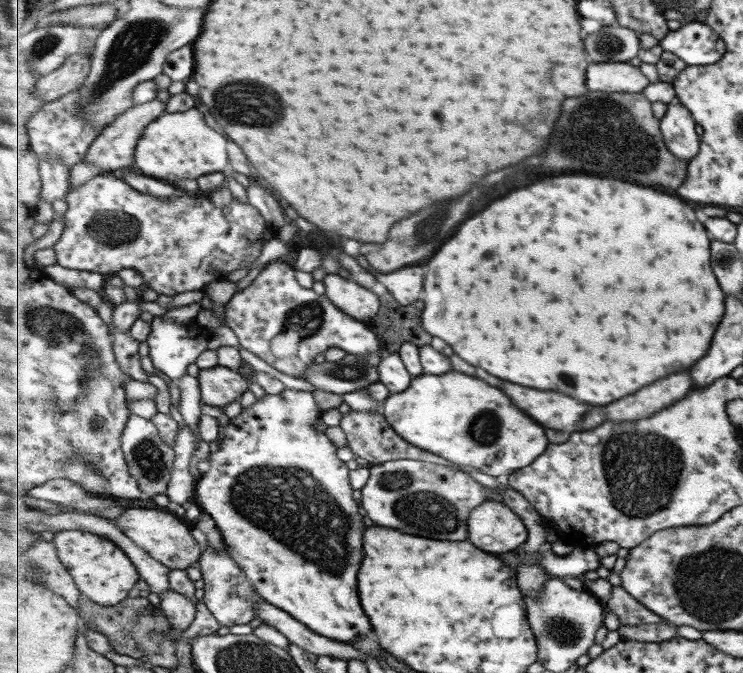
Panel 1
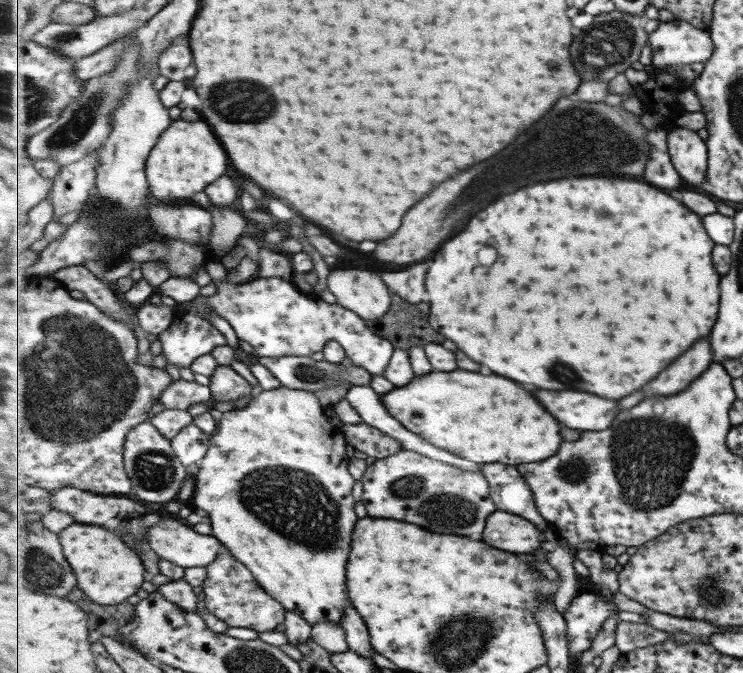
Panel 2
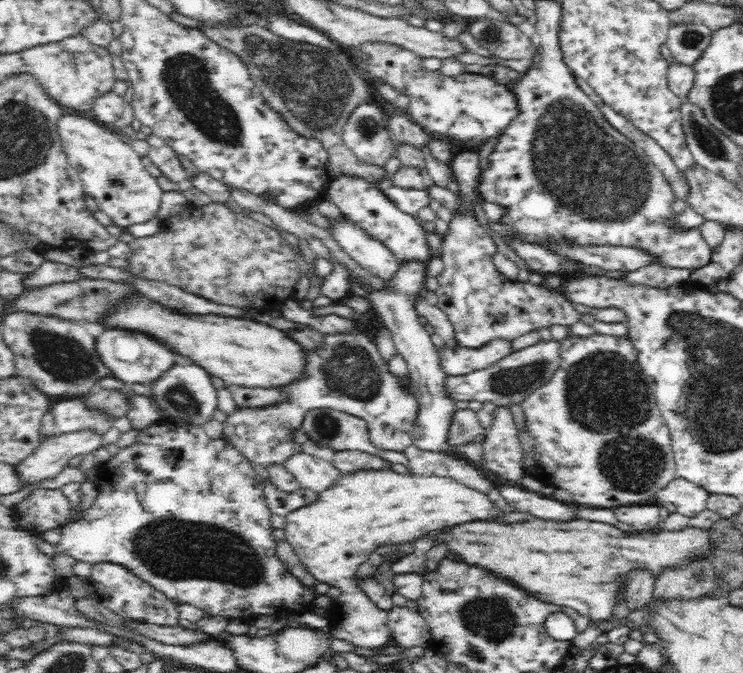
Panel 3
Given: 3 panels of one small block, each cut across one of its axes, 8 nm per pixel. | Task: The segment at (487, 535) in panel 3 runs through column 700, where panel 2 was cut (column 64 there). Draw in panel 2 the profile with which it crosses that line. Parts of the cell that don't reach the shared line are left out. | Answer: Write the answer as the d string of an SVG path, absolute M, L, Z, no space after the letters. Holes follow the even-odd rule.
M73 524L67 530L63 530L59 536L65 556L79 578L81 590L85 590L93 602L102 606L121 604L127 598L137 595L143 582L149 577L141 556L133 548L129 548L115 532L107 528Z

